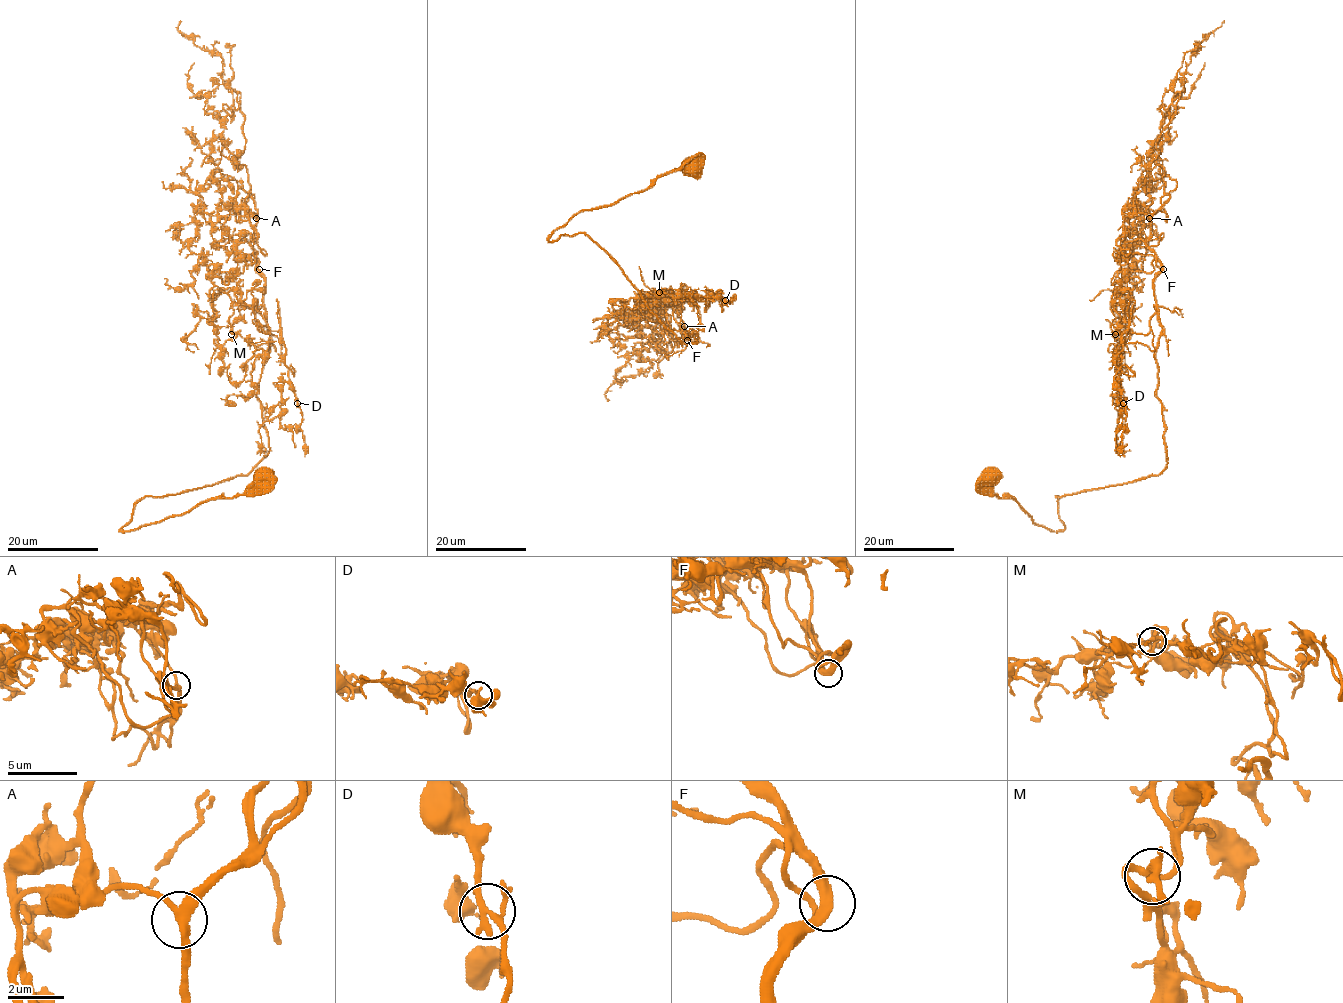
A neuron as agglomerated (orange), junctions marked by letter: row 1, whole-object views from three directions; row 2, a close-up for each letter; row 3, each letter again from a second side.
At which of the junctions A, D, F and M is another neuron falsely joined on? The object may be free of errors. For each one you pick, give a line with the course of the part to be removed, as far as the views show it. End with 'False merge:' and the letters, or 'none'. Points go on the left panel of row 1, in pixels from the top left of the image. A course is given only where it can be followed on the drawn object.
False merge: none

